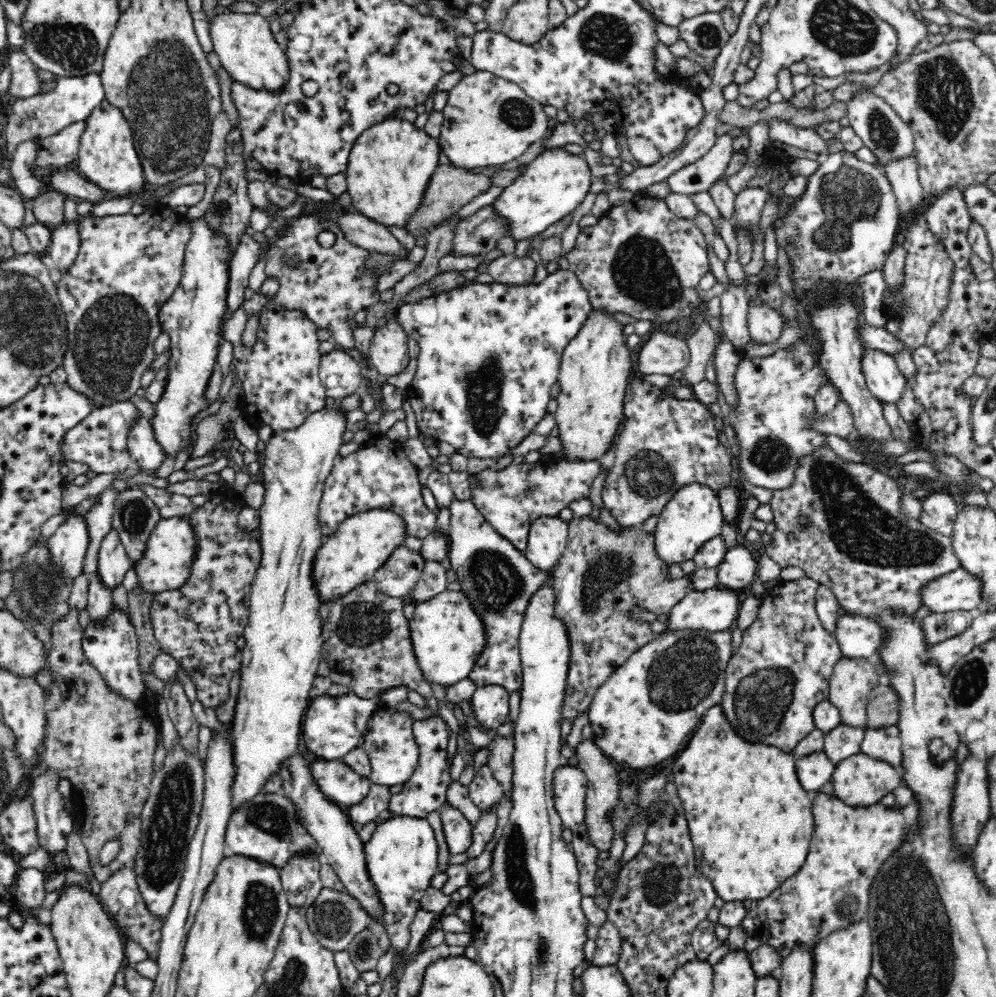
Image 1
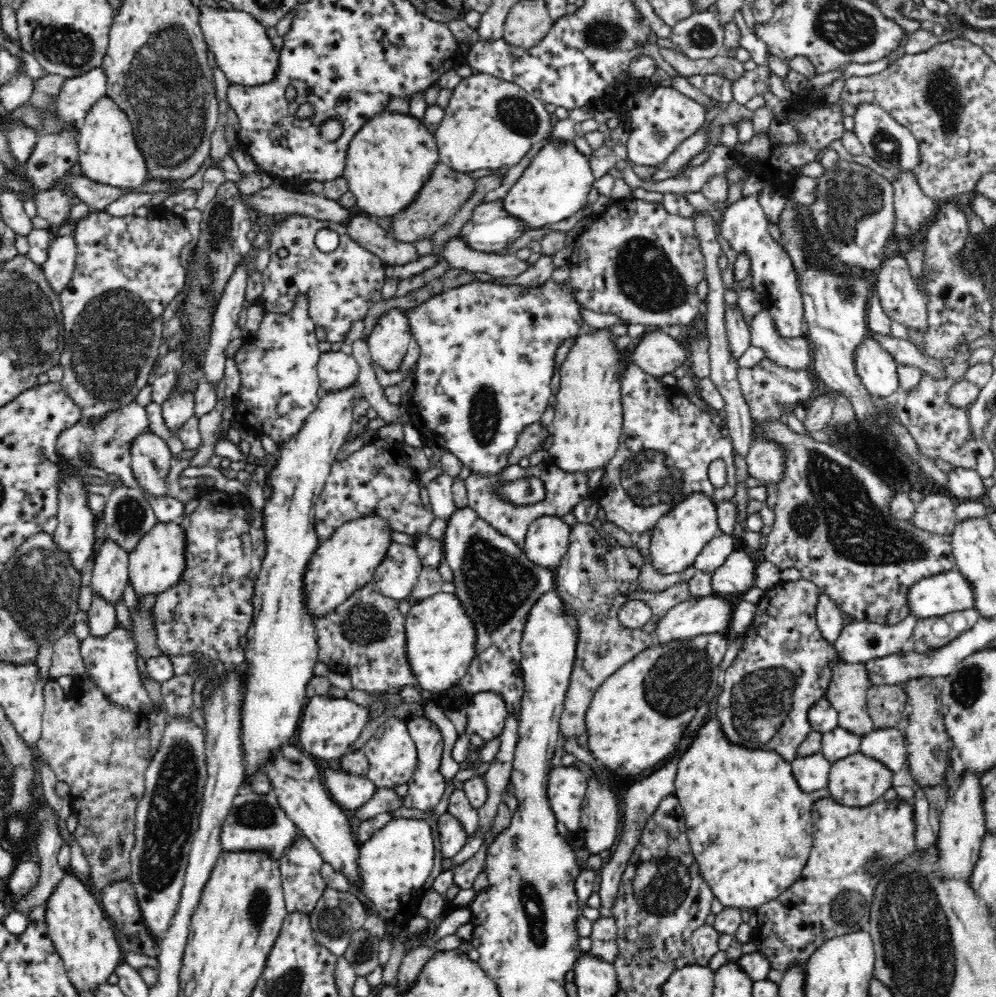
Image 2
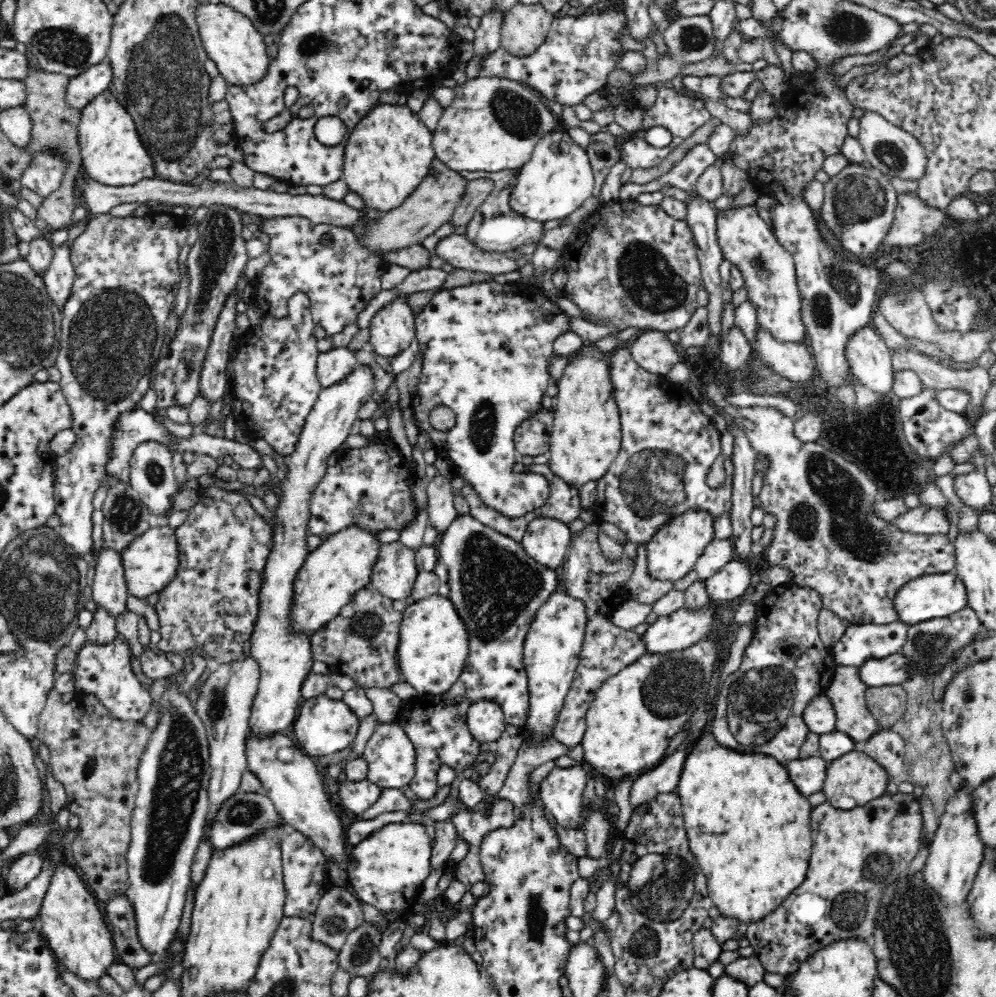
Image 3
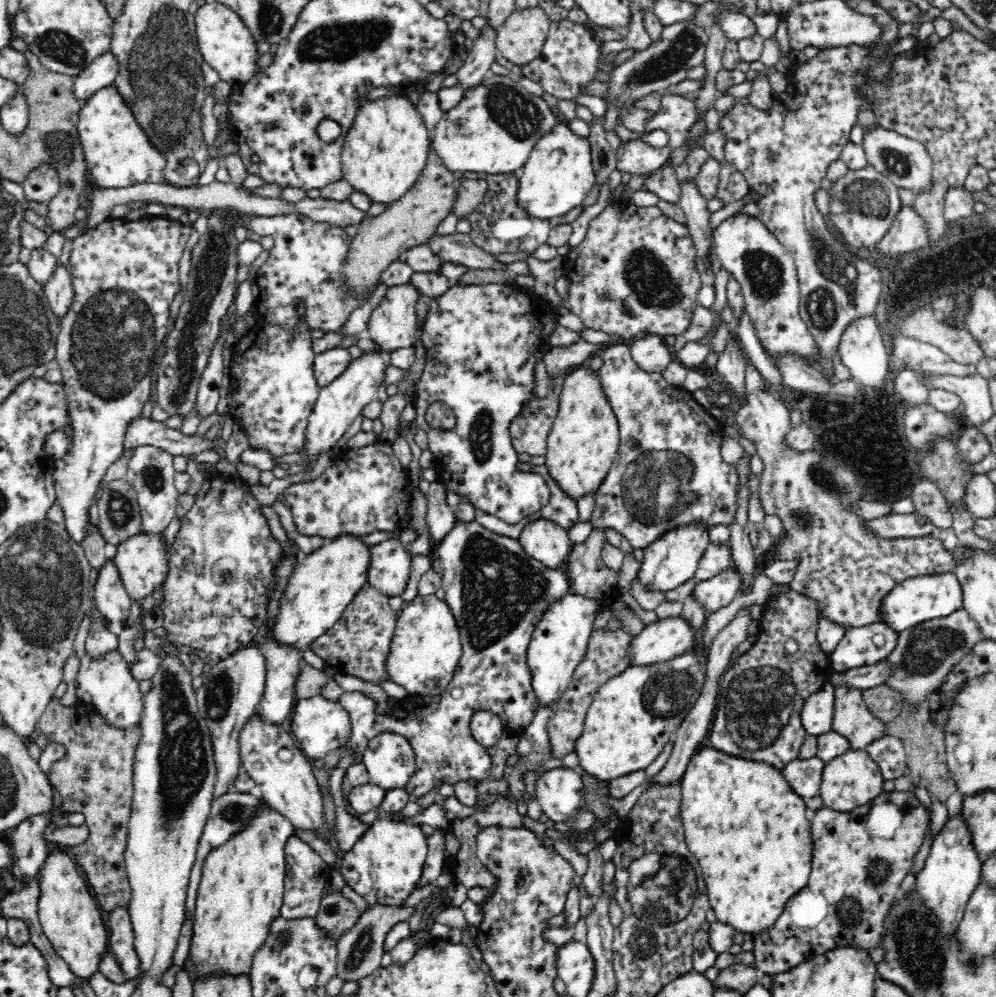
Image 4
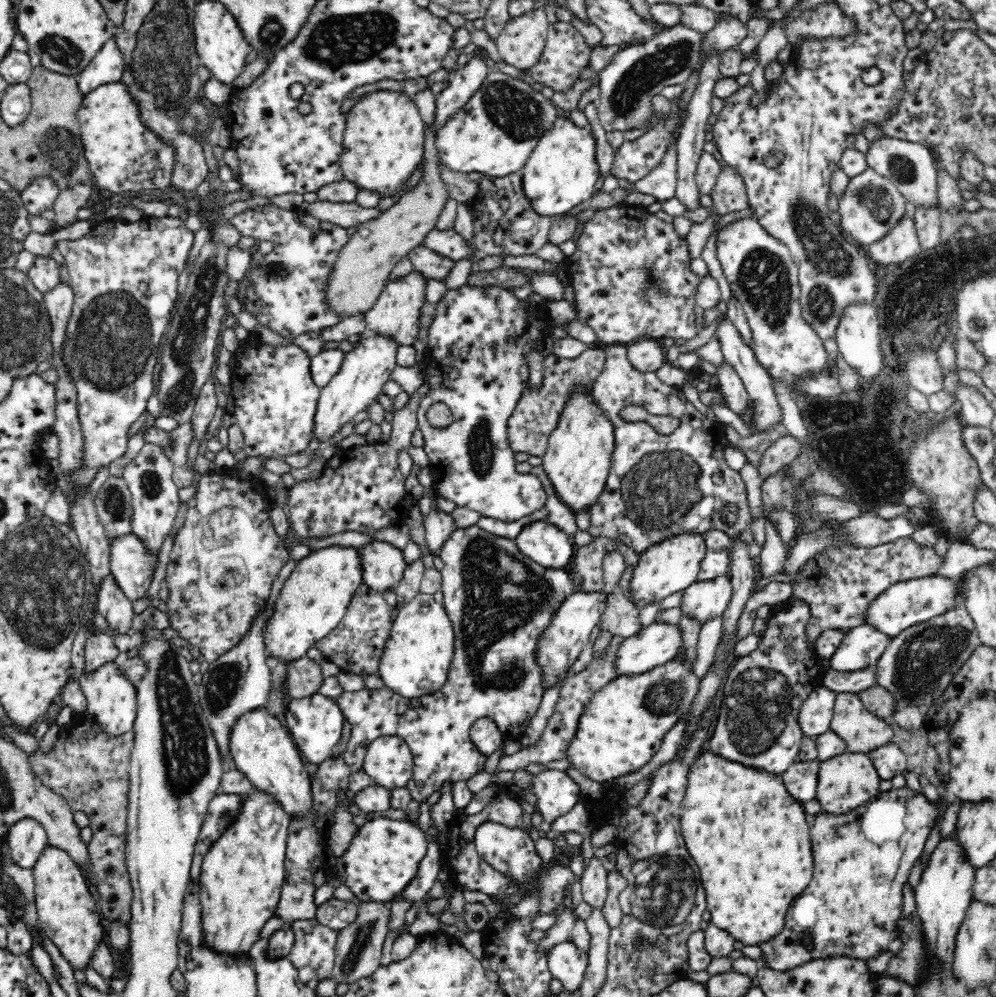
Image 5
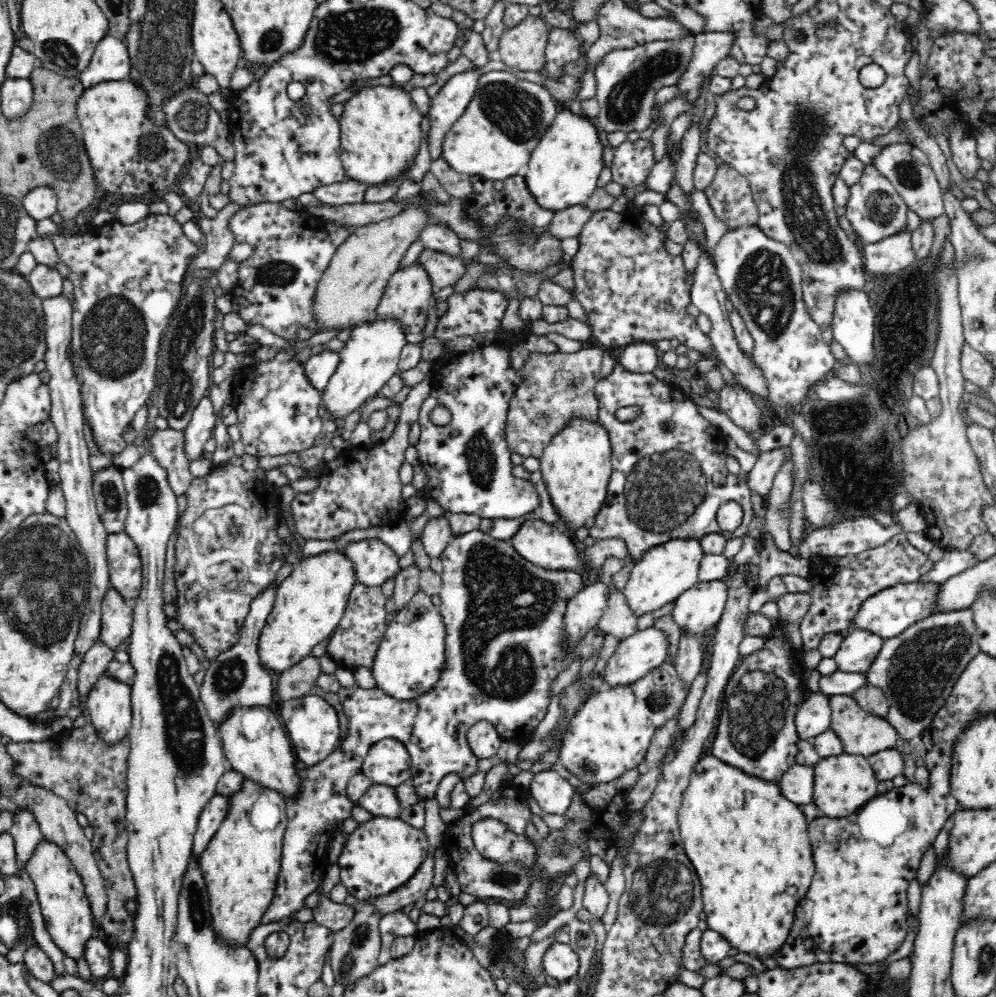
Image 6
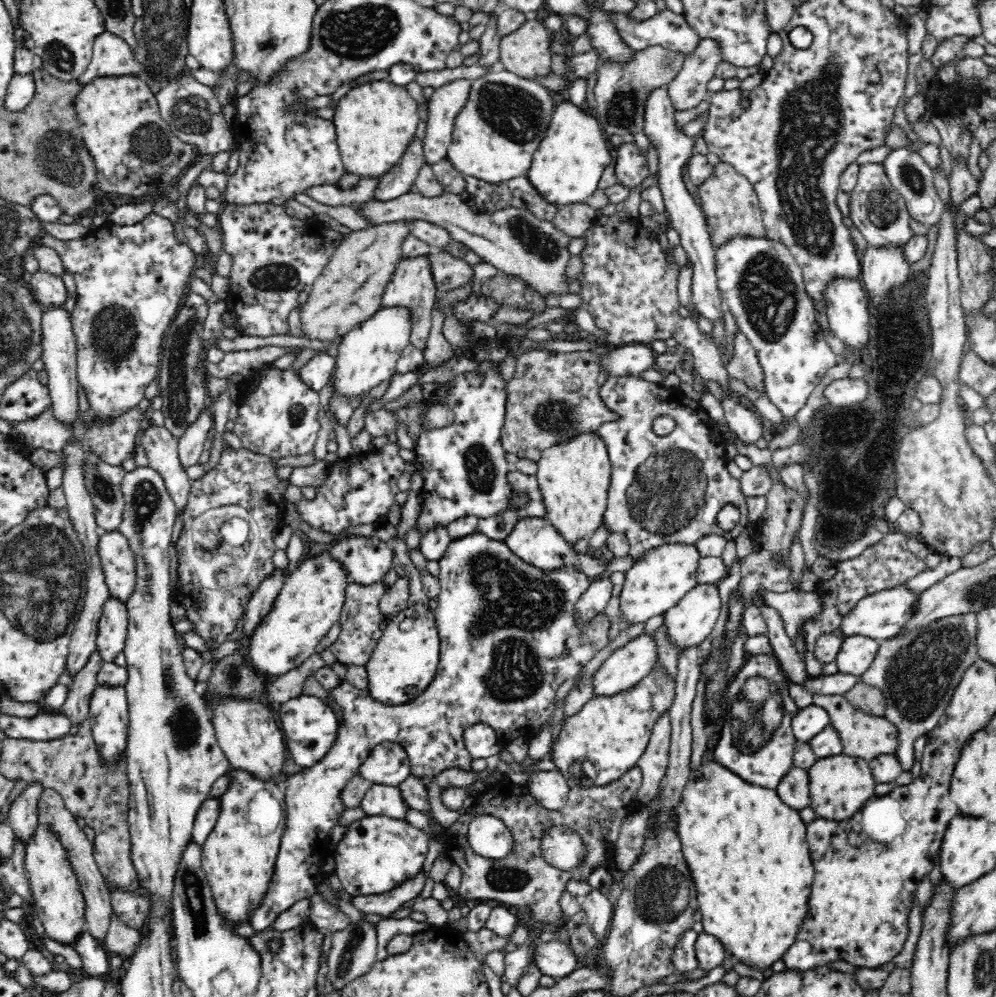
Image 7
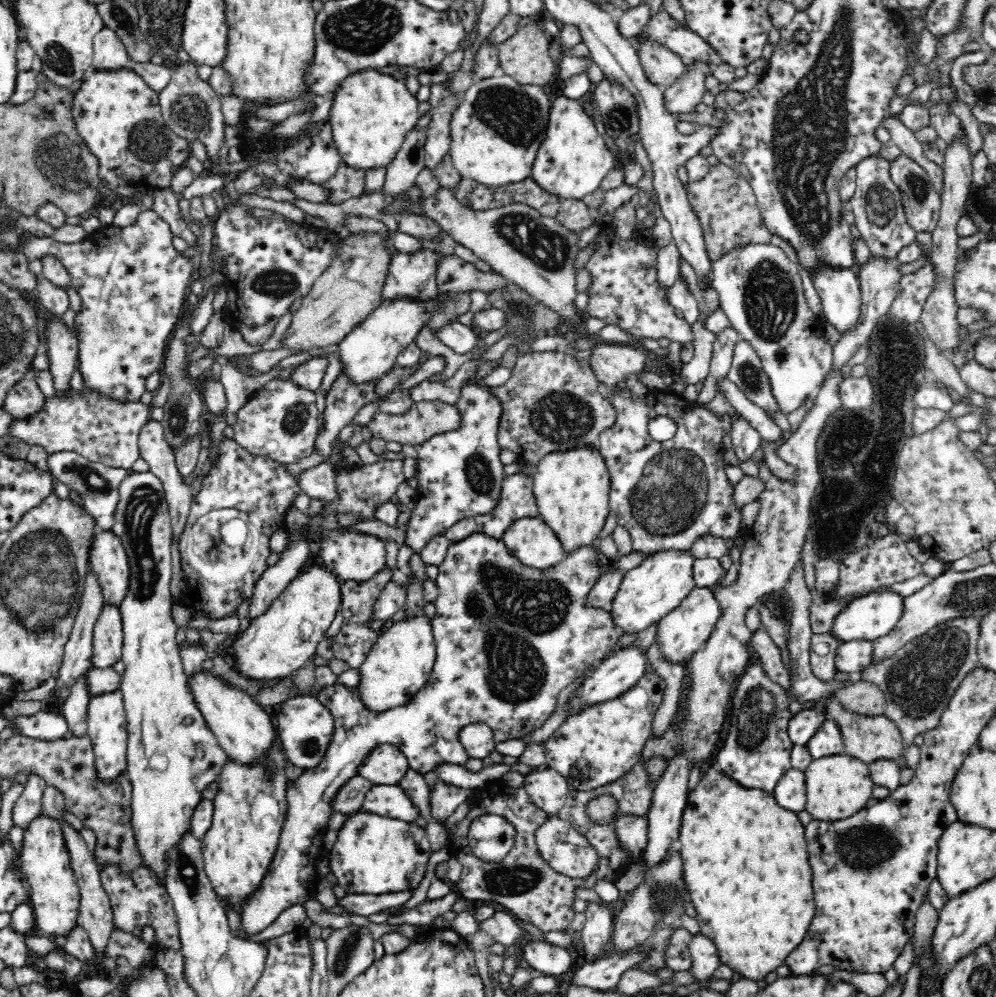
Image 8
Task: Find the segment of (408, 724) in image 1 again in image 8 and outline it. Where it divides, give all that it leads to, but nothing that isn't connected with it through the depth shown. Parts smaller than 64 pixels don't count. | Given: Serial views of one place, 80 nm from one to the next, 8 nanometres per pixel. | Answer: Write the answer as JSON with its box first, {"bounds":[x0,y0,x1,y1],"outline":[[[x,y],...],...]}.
{"bounds":[357,744,408,785],"outline":[[[380,744],[357,769],[357,775],[373,785],[399,785],[404,776],[407,776],[408,770],[407,757],[399,746]]]}

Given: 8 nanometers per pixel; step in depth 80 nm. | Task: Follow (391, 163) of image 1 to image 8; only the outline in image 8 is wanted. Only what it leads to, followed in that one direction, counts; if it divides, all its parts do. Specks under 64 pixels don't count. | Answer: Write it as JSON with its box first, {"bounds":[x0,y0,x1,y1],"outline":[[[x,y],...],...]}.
{"bounds":[326,68,421,170],"outline":[[[376,68],[348,76],[333,95],[326,120],[332,125],[332,134],[343,164],[353,170],[386,168],[400,152],[408,132],[416,128],[416,122],[421,118],[419,101],[405,83]]]}

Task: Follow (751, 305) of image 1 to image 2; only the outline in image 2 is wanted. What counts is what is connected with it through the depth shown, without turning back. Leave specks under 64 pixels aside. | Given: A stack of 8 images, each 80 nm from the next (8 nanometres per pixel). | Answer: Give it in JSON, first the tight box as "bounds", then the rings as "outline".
{"bounds":[749,308,812,367],"outline":[[[763,308],[753,314],[749,330],[751,344],[766,351],[766,357],[788,367],[812,367],[807,340],[803,336],[781,336],[770,309]]]}

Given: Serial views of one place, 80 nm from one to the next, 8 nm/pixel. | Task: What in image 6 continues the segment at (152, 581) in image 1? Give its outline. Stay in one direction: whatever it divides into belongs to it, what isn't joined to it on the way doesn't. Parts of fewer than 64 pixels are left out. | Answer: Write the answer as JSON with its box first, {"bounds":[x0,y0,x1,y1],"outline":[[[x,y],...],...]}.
{"bounds":[106,534,143,600],"outline":[[[128,534],[108,536],[106,553],[110,567],[110,582],[125,599],[133,600],[140,596],[143,584],[142,557],[135,541]]]}

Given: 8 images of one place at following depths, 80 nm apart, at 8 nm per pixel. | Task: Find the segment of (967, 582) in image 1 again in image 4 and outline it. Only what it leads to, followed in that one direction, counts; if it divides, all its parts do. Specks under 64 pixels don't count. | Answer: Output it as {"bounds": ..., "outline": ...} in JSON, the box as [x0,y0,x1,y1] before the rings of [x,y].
{"bounds":[884,571,963,632],"outline":[[[953,571],[912,577],[898,584],[887,598],[884,598],[884,620],[894,629],[902,632],[918,623],[954,614],[963,608],[962,585]]]}

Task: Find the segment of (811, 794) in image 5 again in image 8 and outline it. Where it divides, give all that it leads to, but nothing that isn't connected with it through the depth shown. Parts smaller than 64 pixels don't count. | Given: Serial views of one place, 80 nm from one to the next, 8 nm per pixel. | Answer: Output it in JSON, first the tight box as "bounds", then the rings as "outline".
{"bounds":[773,768,807,813],"outline":[[[791,768],[780,778],[773,794],[783,808],[798,813],[804,811],[807,806],[806,787],[805,772]]]}

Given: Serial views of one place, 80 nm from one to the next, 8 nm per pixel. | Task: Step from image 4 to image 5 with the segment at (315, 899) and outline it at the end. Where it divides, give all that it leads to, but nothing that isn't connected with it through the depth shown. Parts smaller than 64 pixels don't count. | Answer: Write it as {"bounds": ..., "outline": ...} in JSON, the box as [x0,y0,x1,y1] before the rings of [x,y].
{"bounds":[276,524,577,922],"outline":[[[477,524],[469,526],[468,528],[458,527],[448,540],[442,544],[440,547],[439,554],[444,567],[441,572],[441,592],[443,593],[443,604],[448,617],[452,619],[452,625],[455,628],[455,655],[452,658],[451,671],[448,674],[448,680],[446,680],[444,686],[438,691],[434,692],[432,695],[418,696],[414,699],[406,699],[405,697],[400,696],[398,693],[392,692],[392,689],[388,686],[380,689],[366,689],[358,690],[358,692],[346,692],[344,691],[340,696],[338,696],[334,701],[336,704],[340,705],[348,724],[350,724],[350,740],[348,740],[348,748],[345,750],[344,754],[338,758],[328,758],[325,762],[322,762],[318,766],[316,773],[312,774],[312,789],[315,796],[315,812],[308,818],[308,820],[298,820],[294,819],[291,823],[290,831],[288,832],[287,840],[287,852],[285,856],[285,867],[286,867],[286,877],[284,880],[284,885],[282,888],[282,893],[280,896],[280,902],[278,908],[276,909],[276,916],[282,917],[284,922],[294,922],[295,920],[306,920],[315,918],[318,906],[316,906],[316,898],[314,894],[319,887],[325,884],[325,872],[329,868],[325,860],[325,849],[326,849],[326,839],[322,833],[318,833],[318,828],[315,826],[318,818],[327,814],[333,813],[334,808],[343,802],[345,806],[349,806],[346,799],[346,791],[348,788],[348,780],[350,774],[354,770],[360,770],[363,768],[364,759],[366,756],[368,744],[376,740],[380,736],[400,736],[404,741],[407,742],[409,748],[411,749],[412,755],[414,756],[414,767],[412,772],[412,778],[408,782],[407,789],[411,796],[418,801],[419,803],[426,802],[429,796],[438,790],[441,790],[447,783],[448,785],[454,785],[458,782],[466,782],[476,774],[480,772],[485,772],[485,765],[487,764],[486,759],[488,757],[484,756],[473,744],[471,740],[471,726],[472,723],[479,719],[481,716],[492,717],[498,723],[500,731],[503,732],[504,737],[512,738],[514,740],[520,740],[524,736],[525,728],[529,725],[530,719],[533,717],[533,714],[538,710],[540,703],[543,699],[544,691],[541,690],[540,681],[541,681],[541,670],[537,667],[537,664],[534,662],[534,649],[536,648],[536,641],[538,640],[540,631],[549,623],[552,613],[559,607],[559,604],[565,599],[565,597],[570,596],[577,590],[577,581],[574,575],[567,569],[555,569],[555,568],[546,568],[534,560],[528,558],[522,551],[520,547],[517,546],[517,543],[514,539],[503,538],[500,536],[495,536],[491,532],[480,528]]]}

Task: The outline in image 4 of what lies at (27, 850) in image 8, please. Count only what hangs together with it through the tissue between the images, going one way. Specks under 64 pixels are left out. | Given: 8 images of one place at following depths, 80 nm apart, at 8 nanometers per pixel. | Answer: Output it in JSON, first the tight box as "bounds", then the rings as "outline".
{"bounds":[37,849,109,978],"outline":[[[64,849],[49,854],[42,869],[37,880],[42,888],[38,916],[43,933],[76,976],[92,978],[100,970],[104,954],[109,952],[108,929],[96,906],[95,895]]]}

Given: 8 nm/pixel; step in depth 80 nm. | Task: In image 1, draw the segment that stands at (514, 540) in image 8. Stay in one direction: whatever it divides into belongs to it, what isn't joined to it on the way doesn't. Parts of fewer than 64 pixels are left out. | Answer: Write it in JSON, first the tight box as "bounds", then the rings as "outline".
{"bounds":[523,516,568,573],"outline":[[[559,516],[539,518],[532,523],[523,553],[534,566],[550,573],[568,544],[567,528]]]}

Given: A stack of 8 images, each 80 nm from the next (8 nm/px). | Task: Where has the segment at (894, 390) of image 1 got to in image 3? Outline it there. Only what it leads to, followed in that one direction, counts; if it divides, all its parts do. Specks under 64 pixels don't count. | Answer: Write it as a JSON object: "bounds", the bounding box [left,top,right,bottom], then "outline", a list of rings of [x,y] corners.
{"bounds":[848,324,896,397],"outline":[[[869,324],[848,343],[848,365],[862,386],[884,397],[894,388],[896,370],[892,353]]]}

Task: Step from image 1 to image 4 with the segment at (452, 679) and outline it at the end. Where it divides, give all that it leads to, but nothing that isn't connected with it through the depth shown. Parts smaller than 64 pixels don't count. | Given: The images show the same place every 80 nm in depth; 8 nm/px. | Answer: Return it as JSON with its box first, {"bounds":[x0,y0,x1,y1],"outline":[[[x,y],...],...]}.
{"bounds":[386,594,462,697],"outline":[[[428,594],[428,596],[416,596],[404,604],[399,611],[394,640],[386,664],[390,681],[404,687],[409,694],[436,697],[452,682],[459,668],[460,658],[462,658],[460,627],[445,599],[440,600],[434,594]]]}

